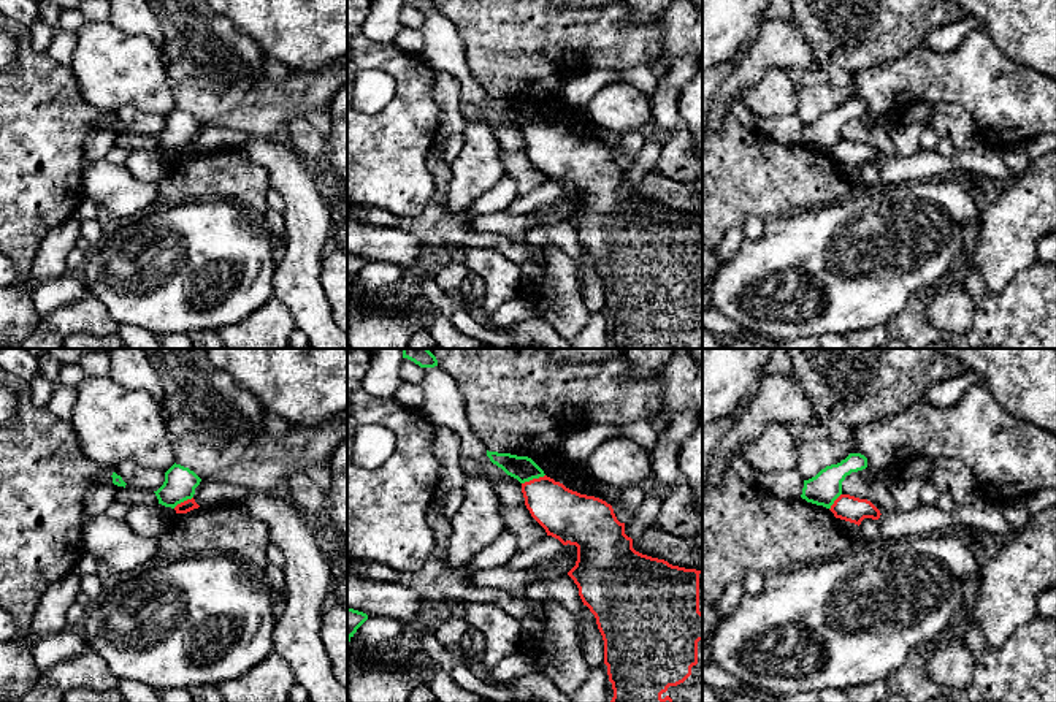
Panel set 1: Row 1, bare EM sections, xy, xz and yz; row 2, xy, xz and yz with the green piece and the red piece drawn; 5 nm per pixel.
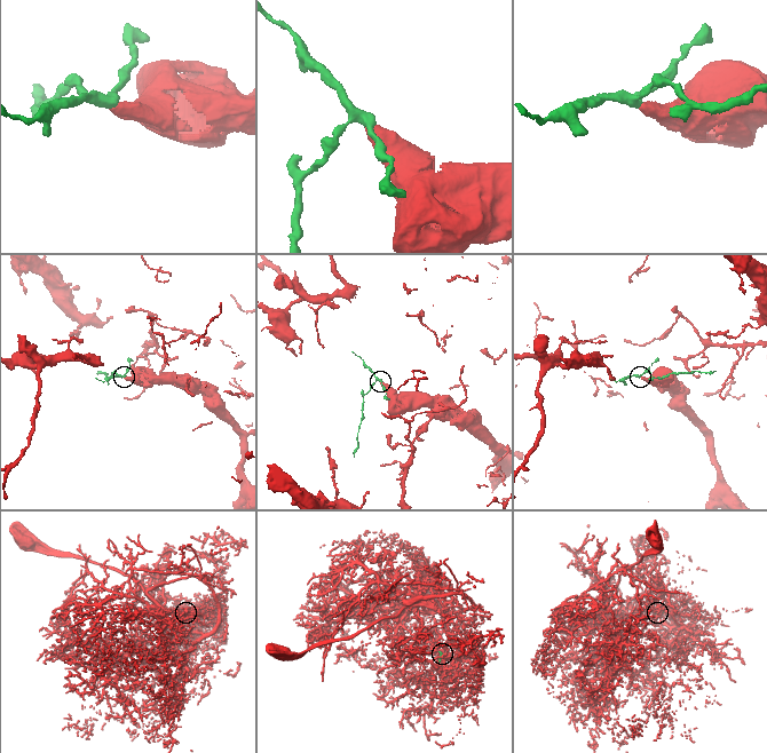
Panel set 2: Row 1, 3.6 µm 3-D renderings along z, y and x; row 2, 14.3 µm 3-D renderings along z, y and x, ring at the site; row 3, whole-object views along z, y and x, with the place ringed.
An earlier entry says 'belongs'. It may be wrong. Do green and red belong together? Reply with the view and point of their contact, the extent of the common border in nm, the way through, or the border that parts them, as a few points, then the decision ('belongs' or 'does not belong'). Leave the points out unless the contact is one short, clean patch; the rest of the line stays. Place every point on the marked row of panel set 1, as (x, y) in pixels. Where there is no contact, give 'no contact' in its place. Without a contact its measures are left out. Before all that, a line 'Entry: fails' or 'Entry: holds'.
Entry: fails
meets green in xz at (533, 477); contact 130 nm long; border along xz (544, 474), (522, 484); does not belong

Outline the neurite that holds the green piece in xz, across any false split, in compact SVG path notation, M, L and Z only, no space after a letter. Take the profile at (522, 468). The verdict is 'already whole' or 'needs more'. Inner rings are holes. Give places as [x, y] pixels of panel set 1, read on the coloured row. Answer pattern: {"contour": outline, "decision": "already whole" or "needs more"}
{"contour": "M488 450L487 456L493 464L501 467L507 475L517 479L520 483L545 475L544 471L528 456L517 456Z", "decision": "already whole"}

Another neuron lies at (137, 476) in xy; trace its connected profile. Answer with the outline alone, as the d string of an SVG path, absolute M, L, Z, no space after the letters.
M124 461L116 467L116 474L127 483L130 490L157 491L165 482L165 472L146 467L135 461Z

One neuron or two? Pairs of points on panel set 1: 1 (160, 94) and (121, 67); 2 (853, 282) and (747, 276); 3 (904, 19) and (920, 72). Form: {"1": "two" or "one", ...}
{"1": "one", "2": "one", "3": "two"}

